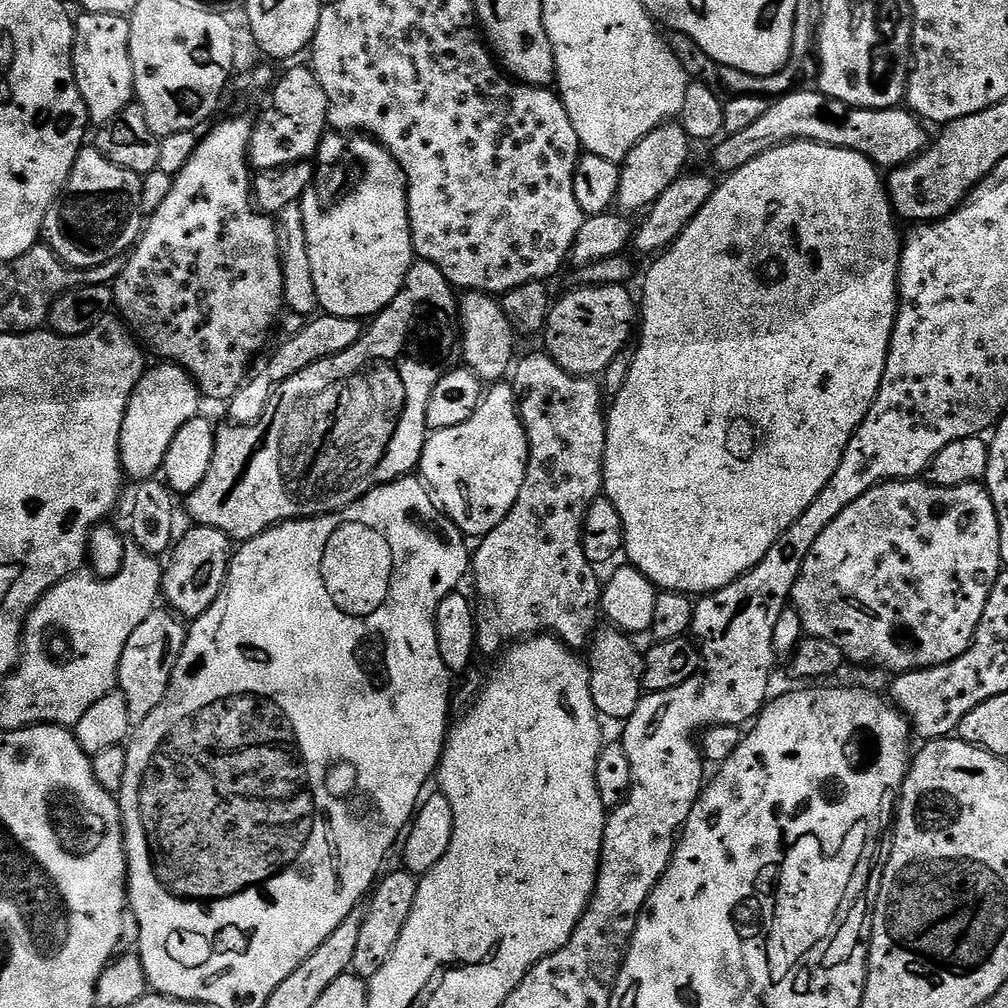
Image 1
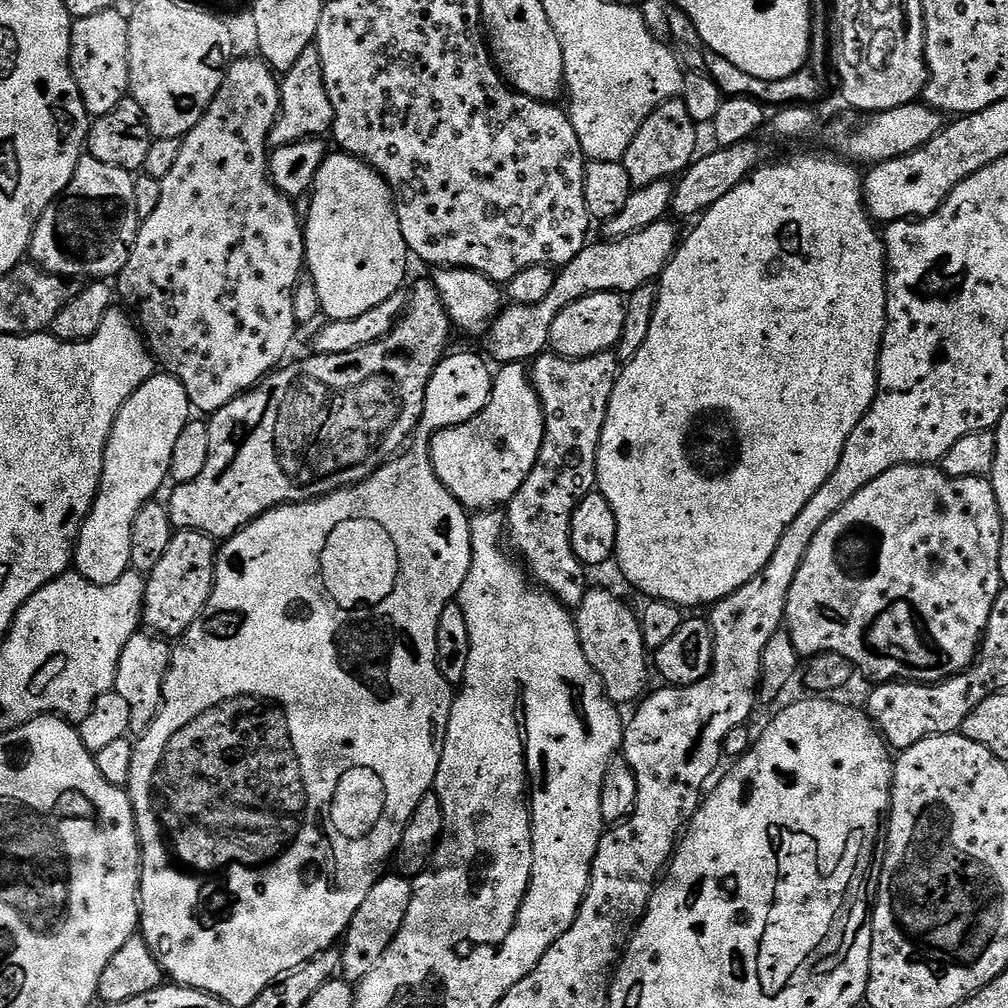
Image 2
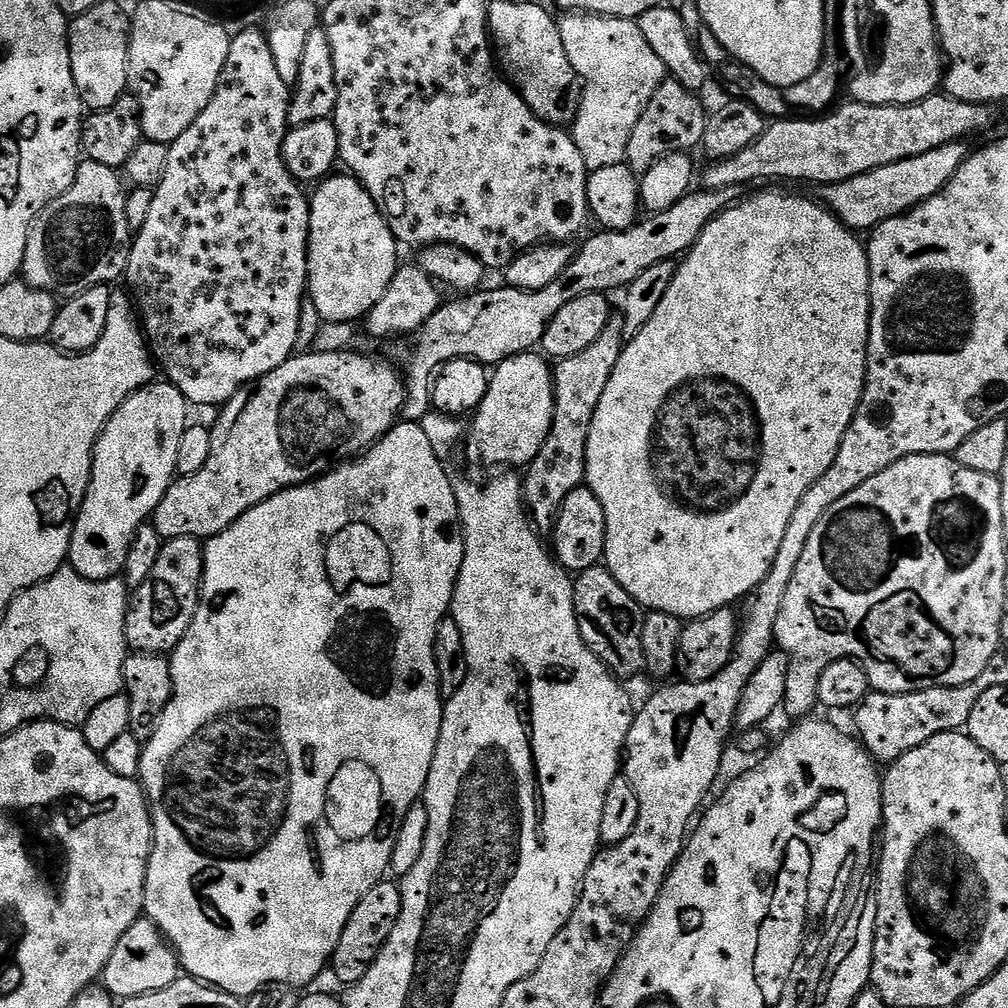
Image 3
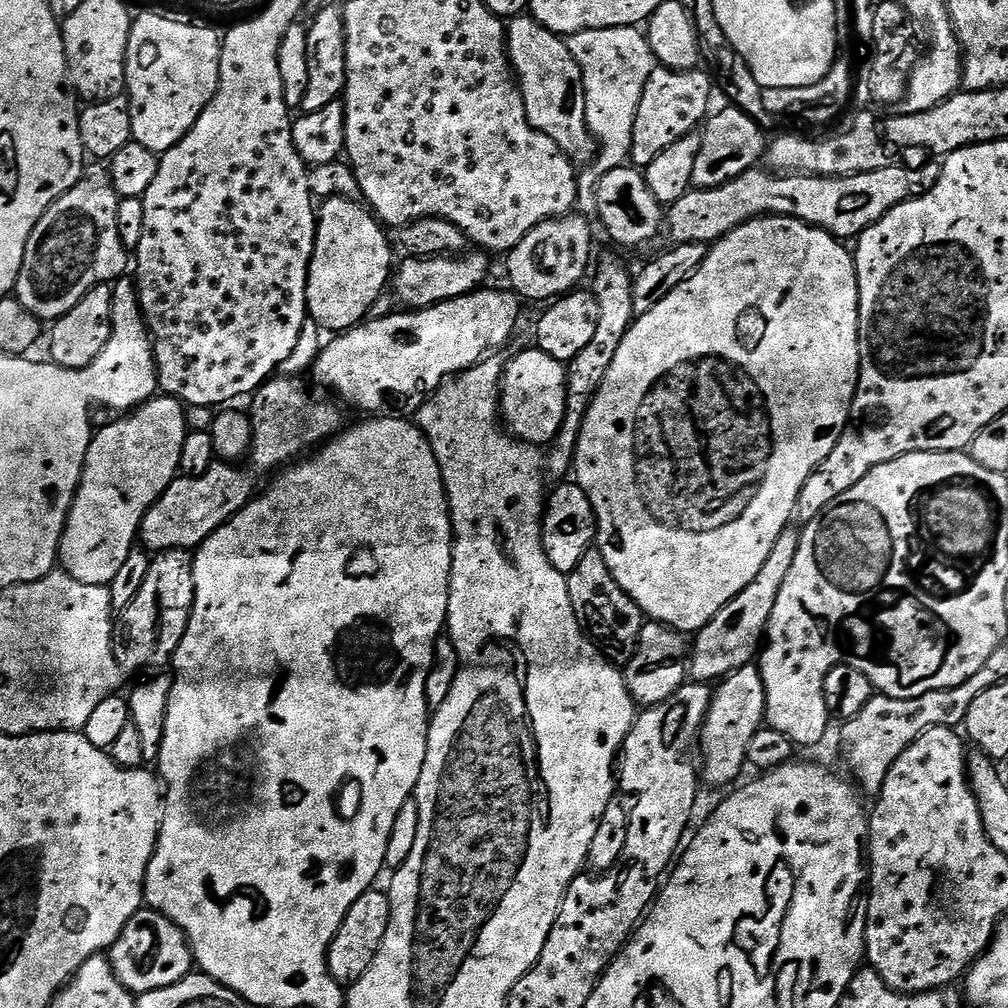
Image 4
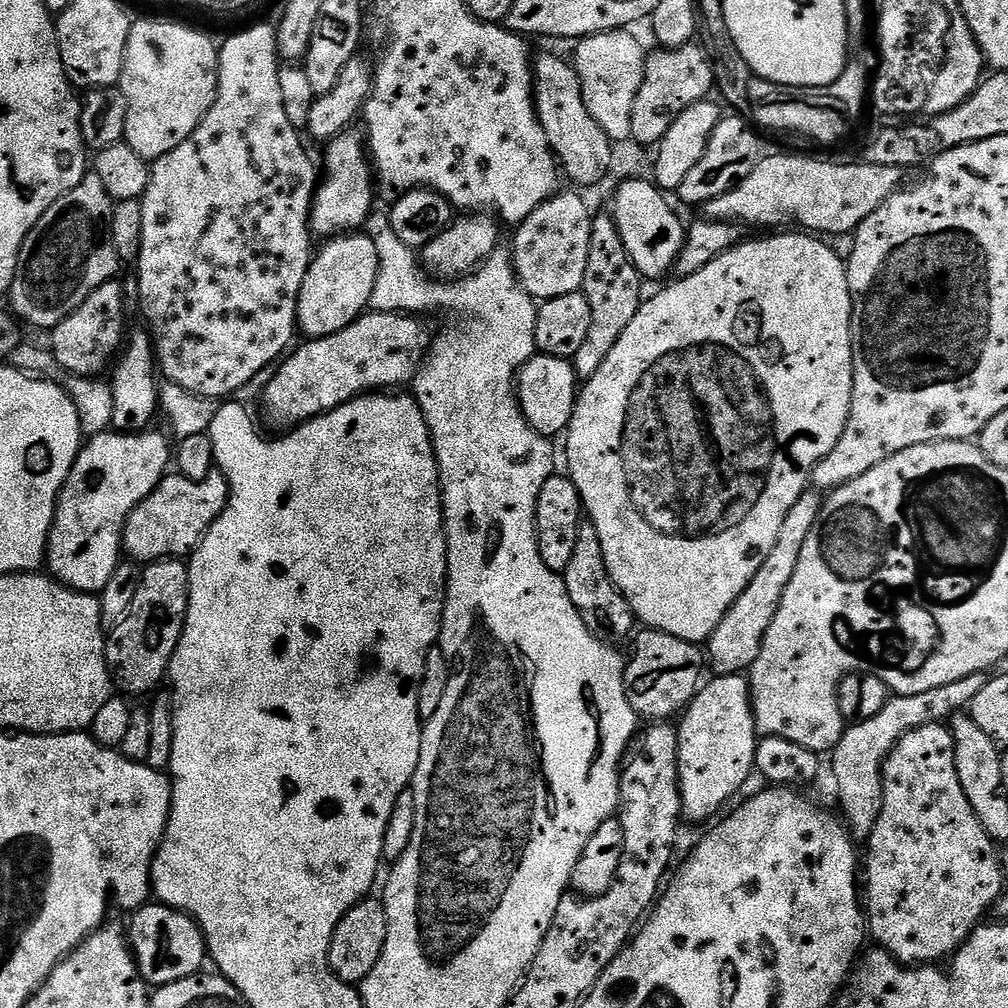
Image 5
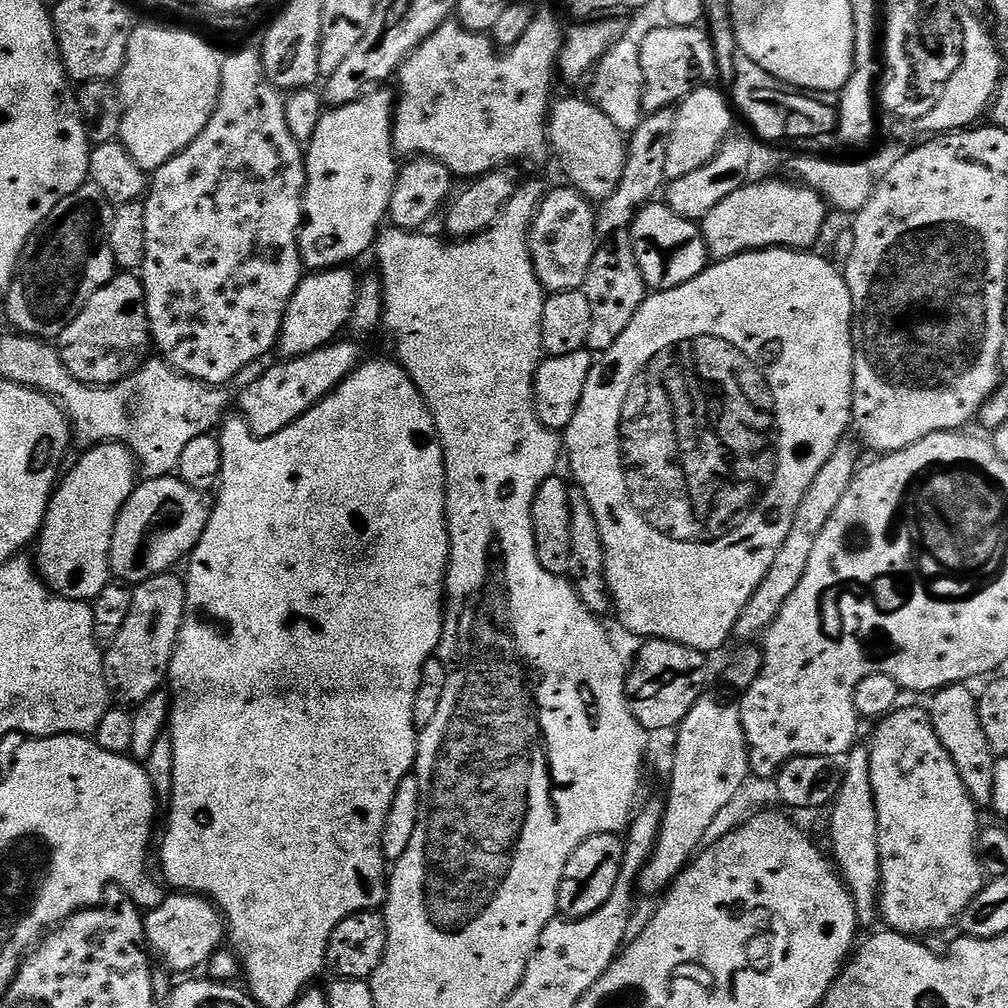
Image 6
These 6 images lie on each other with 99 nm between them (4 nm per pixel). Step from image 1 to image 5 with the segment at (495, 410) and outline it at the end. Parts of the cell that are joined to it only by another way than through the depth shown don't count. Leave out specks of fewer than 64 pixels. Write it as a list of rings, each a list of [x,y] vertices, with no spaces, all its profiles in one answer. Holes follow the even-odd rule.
[[[537,354],[520,367],[515,386],[520,408],[534,431],[549,438],[556,438],[559,432],[561,435],[567,429],[578,395],[578,377],[571,359]]]

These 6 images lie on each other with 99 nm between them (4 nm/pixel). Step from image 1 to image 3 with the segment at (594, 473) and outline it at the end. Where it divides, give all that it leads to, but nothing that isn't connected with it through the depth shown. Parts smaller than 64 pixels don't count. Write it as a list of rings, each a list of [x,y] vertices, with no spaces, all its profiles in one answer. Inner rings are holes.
[[[614,314],[608,319],[606,330],[602,330],[602,334],[598,334],[597,340],[590,342],[586,350],[567,356],[555,365],[552,385],[556,405],[550,434],[542,450],[538,450],[538,454],[532,459],[532,463],[527,465],[522,476],[522,495],[530,519],[537,529],[551,529],[562,502],[566,502],[566,494],[585,483],[586,442],[590,438],[594,410],[598,410],[598,402],[602,402],[606,382],[610,382],[614,366],[618,366],[618,358],[625,343],[624,317]]]

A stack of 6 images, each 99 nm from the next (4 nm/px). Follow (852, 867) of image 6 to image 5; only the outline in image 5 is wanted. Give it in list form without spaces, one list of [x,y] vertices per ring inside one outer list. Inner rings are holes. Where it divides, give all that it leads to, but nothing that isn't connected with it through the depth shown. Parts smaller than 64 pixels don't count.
[[[979,672],[946,686],[934,686],[934,690],[925,690],[923,694],[893,695],[886,706],[882,706],[882,710],[874,714],[874,718],[866,718],[866,722],[848,724],[845,727],[842,738],[830,753],[830,759],[832,776],[836,779],[837,790],[840,791],[839,811],[853,841],[867,841],[874,830],[884,797],[884,761],[894,750],[896,743],[912,728],[939,724],[963,713],[971,705],[974,694],[978,694],[978,690],[982,690],[987,681],[988,676]]]

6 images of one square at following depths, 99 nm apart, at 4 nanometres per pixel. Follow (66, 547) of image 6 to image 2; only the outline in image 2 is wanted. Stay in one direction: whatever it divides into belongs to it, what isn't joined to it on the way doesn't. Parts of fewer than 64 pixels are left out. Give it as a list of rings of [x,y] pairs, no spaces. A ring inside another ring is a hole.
[[[153,374],[145,384],[138,386],[134,394],[122,406],[114,426],[110,430],[108,445],[104,451],[104,469],[100,479],[100,489],[92,509],[80,527],[80,537],[76,539],[74,568],[81,576],[85,576],[92,584],[110,586],[122,578],[132,568],[130,562],[130,533],[134,530],[134,518],[138,518],[138,510],[146,506],[148,501],[157,495],[156,491],[169,479],[170,458],[174,458],[174,446],[178,442],[178,434],[187,426],[194,409],[188,401],[182,382],[167,374]]]

